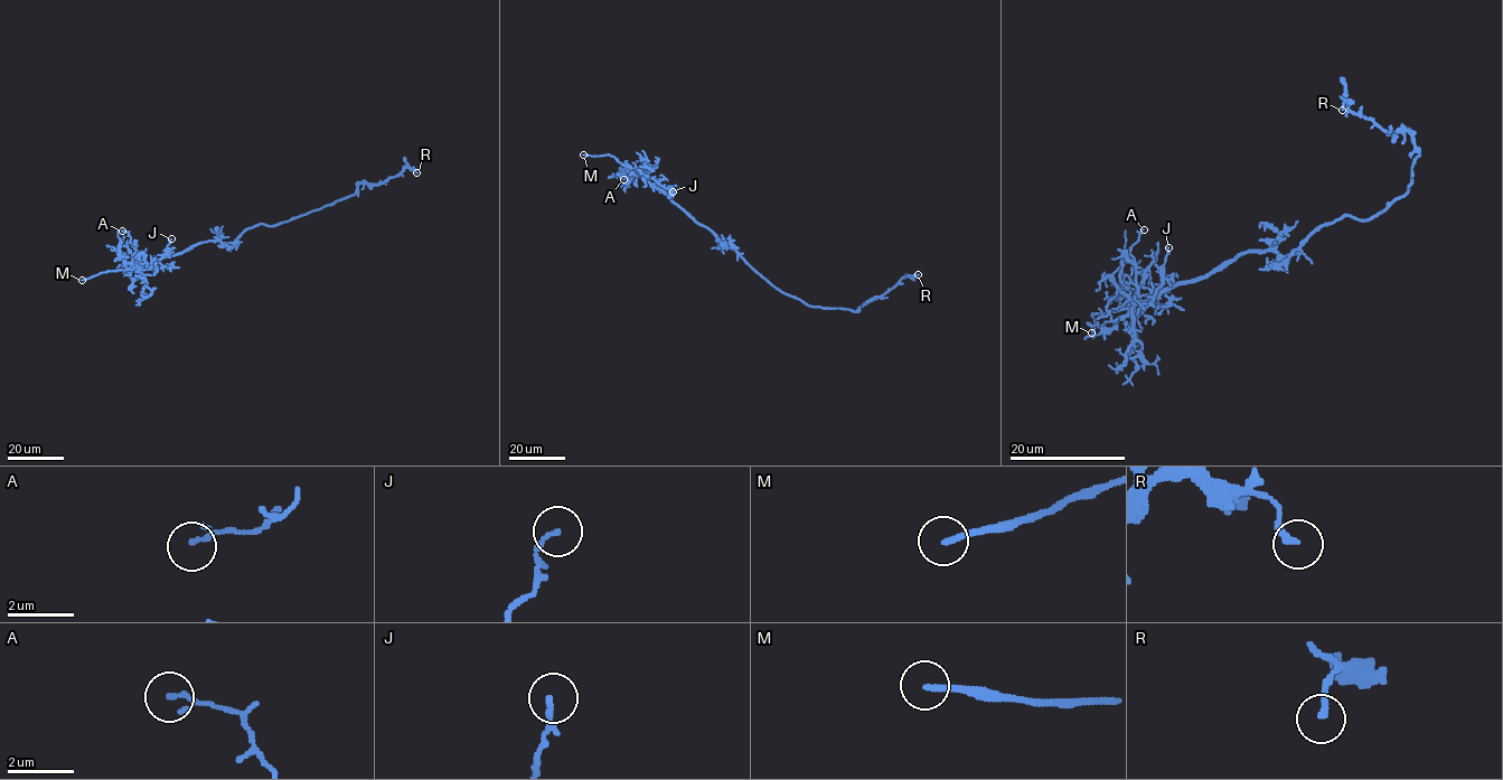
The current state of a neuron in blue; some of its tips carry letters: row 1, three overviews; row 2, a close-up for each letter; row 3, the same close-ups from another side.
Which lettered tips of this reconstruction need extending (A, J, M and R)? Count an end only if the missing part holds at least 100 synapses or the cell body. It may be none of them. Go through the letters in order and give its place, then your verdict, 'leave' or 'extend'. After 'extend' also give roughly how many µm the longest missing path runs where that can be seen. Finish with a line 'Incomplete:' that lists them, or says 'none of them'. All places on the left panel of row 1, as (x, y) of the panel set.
A: (122, 231) | leave
J: (171, 238) | leave
M: (82, 280) | extend | 45 µm
R: (416, 172) | leave
Incomplete: M

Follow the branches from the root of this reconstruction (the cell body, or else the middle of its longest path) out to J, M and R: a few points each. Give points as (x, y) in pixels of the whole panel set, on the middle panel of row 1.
J: (750, 264), (640, 175), (653, 177), (673, 191)
M: (750, 264), (613, 157), (583, 154)
R: (750, 264), (782, 292), (808, 304), (855, 311), (872, 299), (881, 298), (902, 278), (918, 274)

